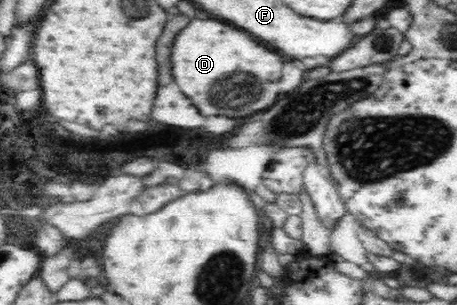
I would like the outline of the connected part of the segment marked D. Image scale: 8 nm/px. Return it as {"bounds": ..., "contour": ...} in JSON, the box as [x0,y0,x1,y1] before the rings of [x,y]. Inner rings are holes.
{"bounds":[171,19,283,119],"contour":[[[193,19],[181,29],[173,43],[171,65],[179,89],[205,117],[221,115],[235,119],[243,115],[243,109],[255,113],[267,109],[267,105],[275,105],[280,97],[277,77],[282,76],[283,59],[251,39],[249,33],[231,29],[219,21]],[[243,97],[247,97],[251,105],[243,107]]]}

